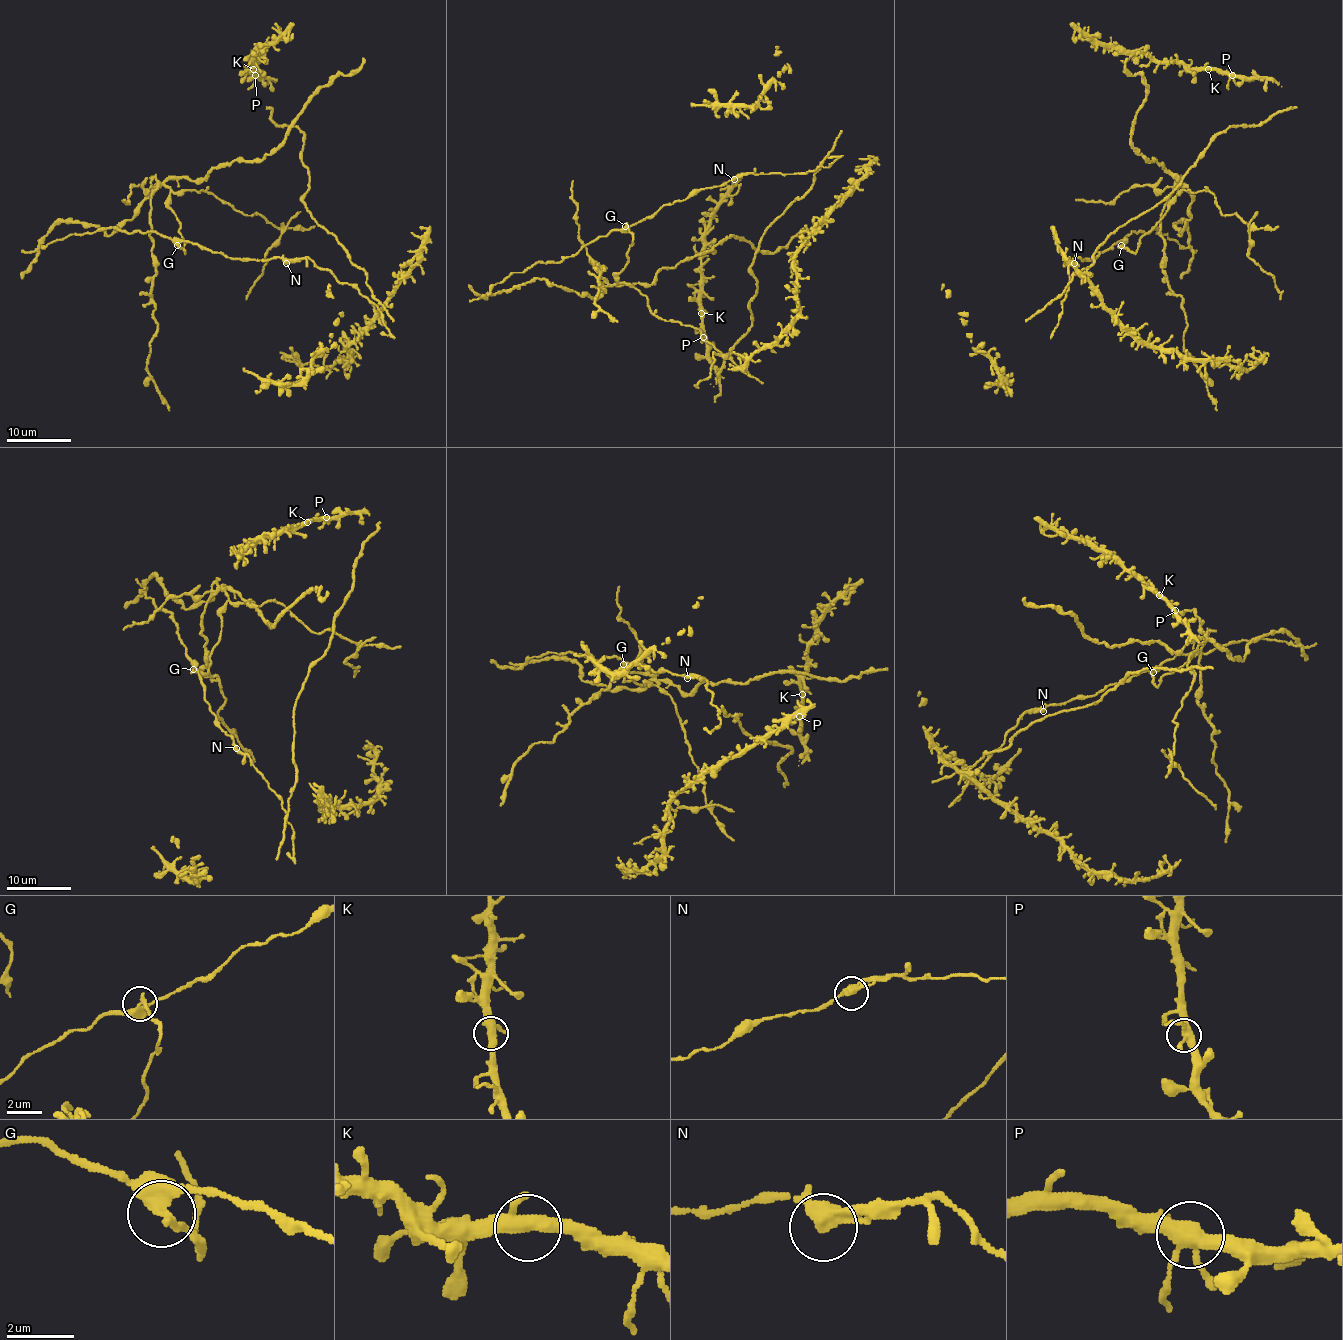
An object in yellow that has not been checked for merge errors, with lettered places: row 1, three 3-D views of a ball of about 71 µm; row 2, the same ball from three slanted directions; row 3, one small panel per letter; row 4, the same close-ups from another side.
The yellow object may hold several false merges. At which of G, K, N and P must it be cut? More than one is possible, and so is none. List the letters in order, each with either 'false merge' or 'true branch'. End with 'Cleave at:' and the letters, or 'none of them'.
G: false merge
K: true branch
N: true branch
P: true branch
Cleave at: G

